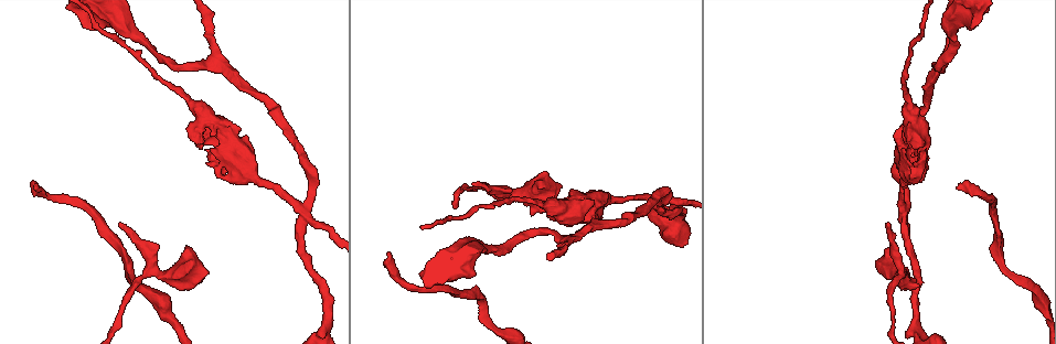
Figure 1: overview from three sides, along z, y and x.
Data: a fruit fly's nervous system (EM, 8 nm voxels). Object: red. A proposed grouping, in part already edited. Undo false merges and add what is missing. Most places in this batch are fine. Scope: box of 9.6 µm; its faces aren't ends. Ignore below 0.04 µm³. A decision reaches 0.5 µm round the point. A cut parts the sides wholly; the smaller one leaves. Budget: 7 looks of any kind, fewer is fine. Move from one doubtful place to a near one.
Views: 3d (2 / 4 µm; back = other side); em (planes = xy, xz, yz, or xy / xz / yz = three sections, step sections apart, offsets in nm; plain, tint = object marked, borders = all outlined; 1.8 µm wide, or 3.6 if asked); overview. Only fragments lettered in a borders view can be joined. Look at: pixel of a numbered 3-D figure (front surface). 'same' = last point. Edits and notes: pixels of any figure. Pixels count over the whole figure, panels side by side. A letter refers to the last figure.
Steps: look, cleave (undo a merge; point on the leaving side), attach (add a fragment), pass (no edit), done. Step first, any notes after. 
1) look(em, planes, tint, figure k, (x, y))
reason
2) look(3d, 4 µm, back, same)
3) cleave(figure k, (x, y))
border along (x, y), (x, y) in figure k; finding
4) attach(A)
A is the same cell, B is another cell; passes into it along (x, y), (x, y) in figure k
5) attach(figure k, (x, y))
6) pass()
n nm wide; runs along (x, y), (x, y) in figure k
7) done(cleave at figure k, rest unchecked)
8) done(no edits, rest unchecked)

look(em, planes, borders, figure 1, (33, 188))

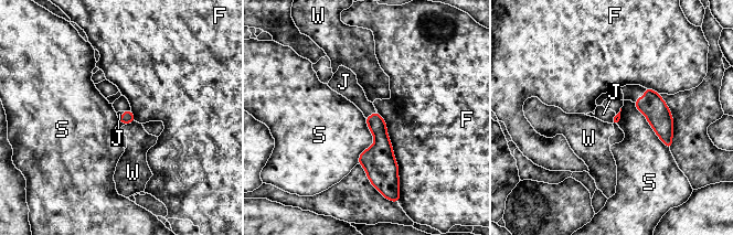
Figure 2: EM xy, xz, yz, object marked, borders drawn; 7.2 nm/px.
attach(J)
J is the same cell, F, S and W are other cells; passes into it along (382, 147), (371, 115), (349, 88) in figure 2; it goes on there

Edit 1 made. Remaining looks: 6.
look(3d, 4 µm, back, figure 1, (888, 223))
branch stops here

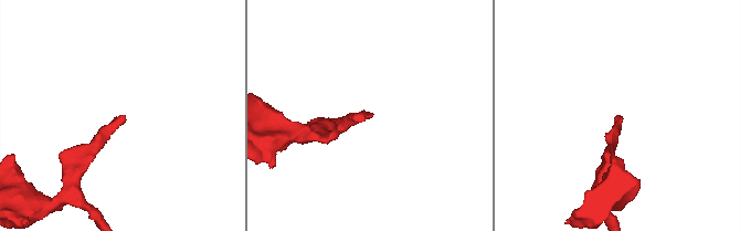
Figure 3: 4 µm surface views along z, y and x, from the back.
look(em, planes, borders, figure 3, (370, 115))
need the tissue

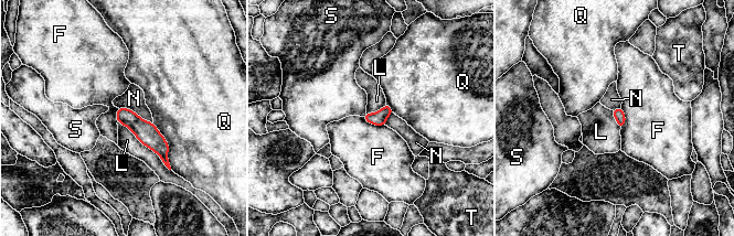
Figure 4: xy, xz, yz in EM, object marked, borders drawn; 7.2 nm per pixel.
pass()
L touches over 500 nm; F, L, N, Q, S and T are other cells; none of them fits

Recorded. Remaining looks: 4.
look(em, xz, step 16, tint, figure 1, (305, 214))
four-way junction

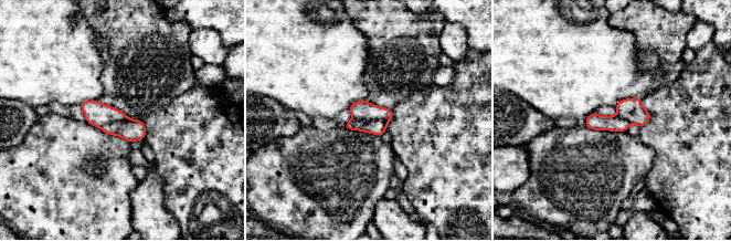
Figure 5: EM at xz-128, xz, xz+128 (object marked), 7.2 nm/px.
look(em, xy, step 16, tint, same)

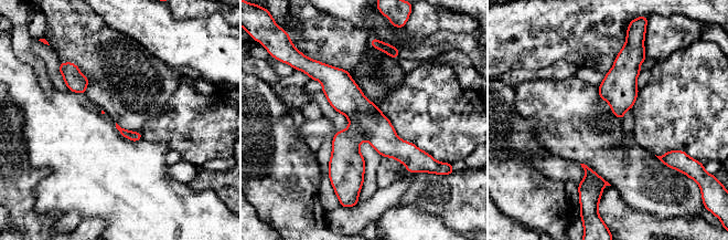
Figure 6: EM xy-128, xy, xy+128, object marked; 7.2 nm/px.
look(em, xy, step 16, borders, same)
what lies round it

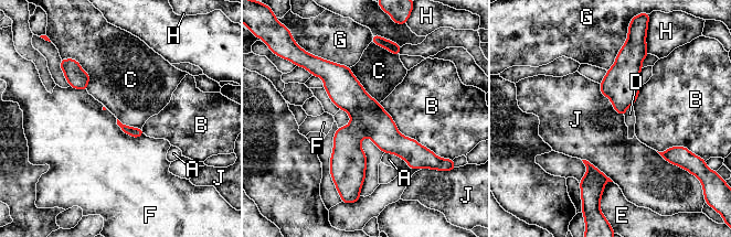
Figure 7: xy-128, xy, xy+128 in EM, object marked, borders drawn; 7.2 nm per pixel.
cleave(figure 7, (348, 94))
50 nm wide; A, B, C, D, E, F, G, H and J are other cells; the part that leaves runs along (315, 73), (422, 149) in figure 7; two neurons meet here

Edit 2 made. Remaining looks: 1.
done(attach at figure 2, cleave at figure 7, rest unchecked)

